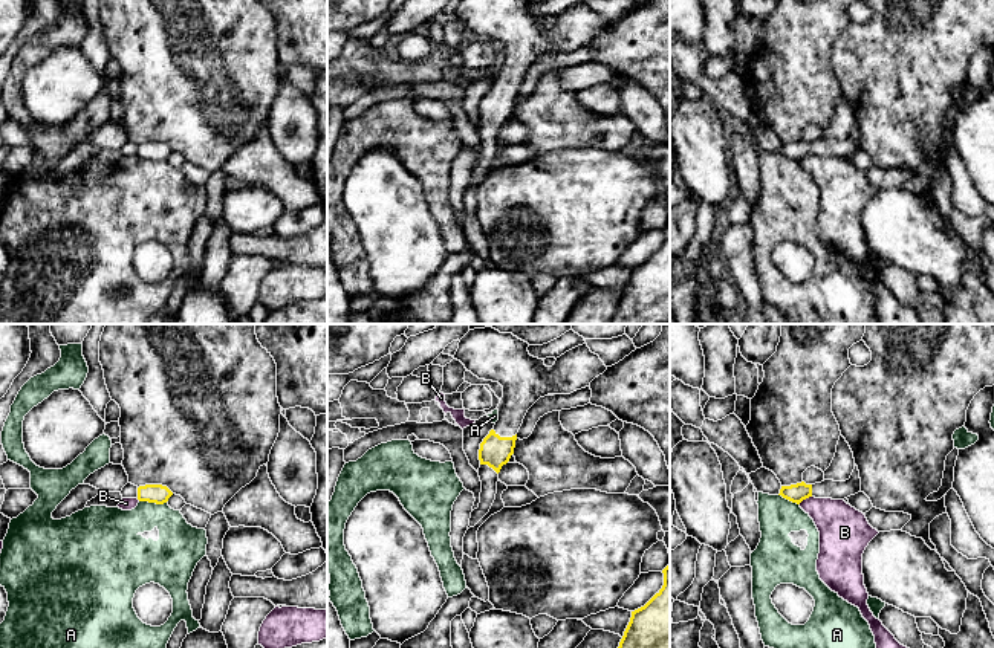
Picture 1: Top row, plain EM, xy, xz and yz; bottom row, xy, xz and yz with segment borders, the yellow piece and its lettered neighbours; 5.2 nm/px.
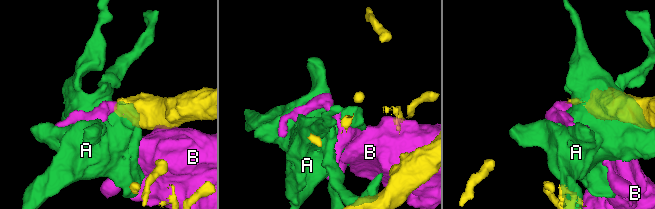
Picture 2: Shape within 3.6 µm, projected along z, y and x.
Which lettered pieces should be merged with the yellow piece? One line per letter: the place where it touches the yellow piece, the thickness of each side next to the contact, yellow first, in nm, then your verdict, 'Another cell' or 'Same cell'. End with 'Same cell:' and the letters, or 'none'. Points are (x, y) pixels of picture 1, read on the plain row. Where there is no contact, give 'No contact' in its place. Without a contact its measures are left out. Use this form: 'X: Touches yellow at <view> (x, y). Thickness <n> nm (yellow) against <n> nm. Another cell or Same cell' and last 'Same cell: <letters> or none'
A: Touches yellow at xy (153, 159). Thickness 100 nm (yellow) against 220 nm. Another cell
B: Touches yellow at yz (805, 156). Thickness 100 nm (yellow) against 240 nm. Another cell
Same cell: none

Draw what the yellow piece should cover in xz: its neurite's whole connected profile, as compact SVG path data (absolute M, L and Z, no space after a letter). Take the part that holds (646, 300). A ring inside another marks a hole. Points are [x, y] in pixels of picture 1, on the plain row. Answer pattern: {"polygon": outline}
{"polygon": "M670 222L662 231L662 246L644 264L632 269L610 324L670 324Z"}

